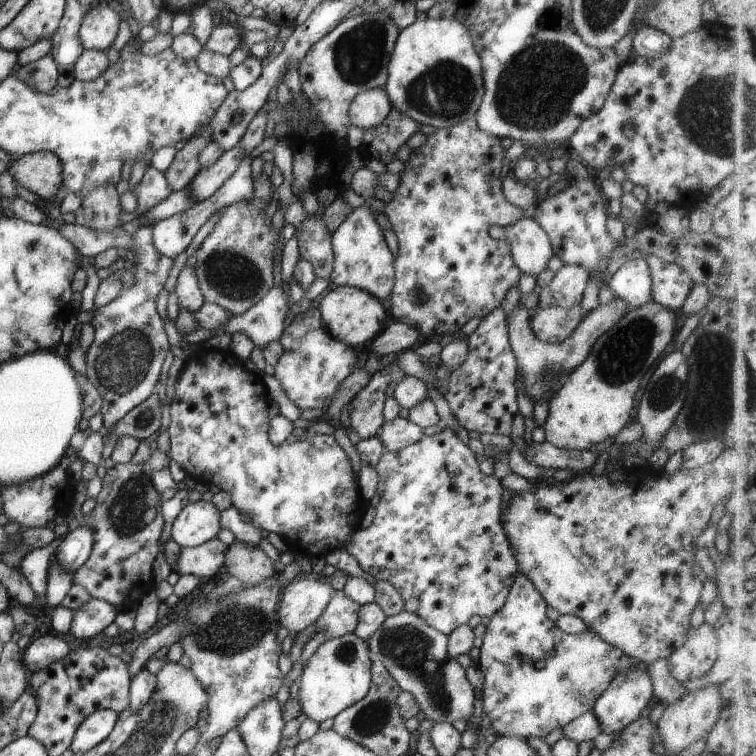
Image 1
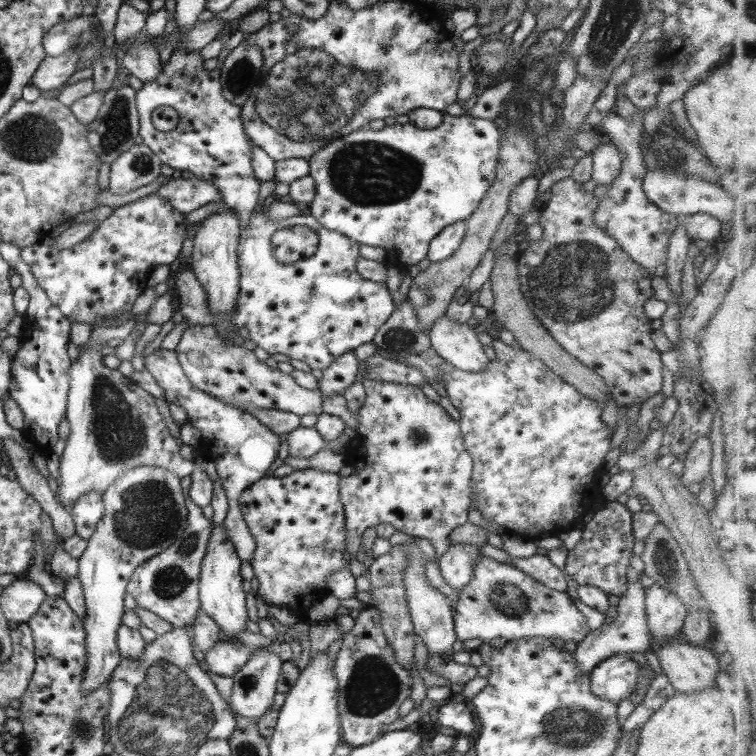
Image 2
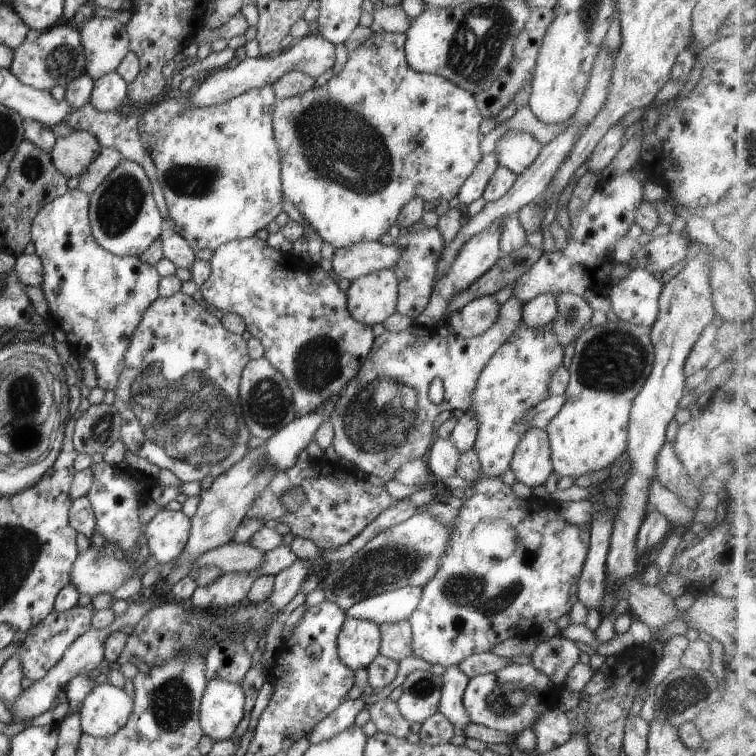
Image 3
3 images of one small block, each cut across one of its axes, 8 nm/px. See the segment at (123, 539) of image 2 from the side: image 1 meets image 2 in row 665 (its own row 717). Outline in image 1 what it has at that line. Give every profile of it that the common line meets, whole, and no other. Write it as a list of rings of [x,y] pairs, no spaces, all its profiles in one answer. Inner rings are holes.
[[[97,709],[88,714],[77,730],[73,732],[73,738],[69,742],[69,750],[72,754],[83,754],[98,742],[101,742],[117,720],[118,712],[109,709]]]

